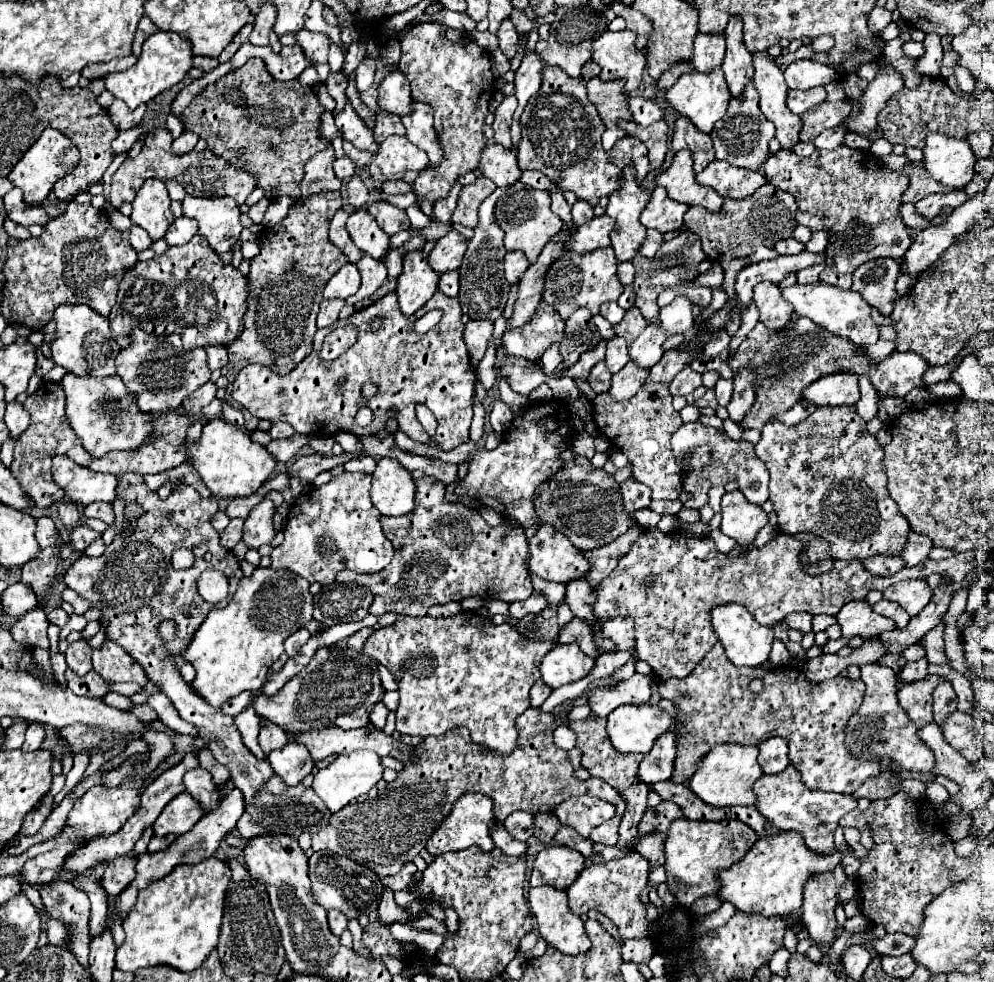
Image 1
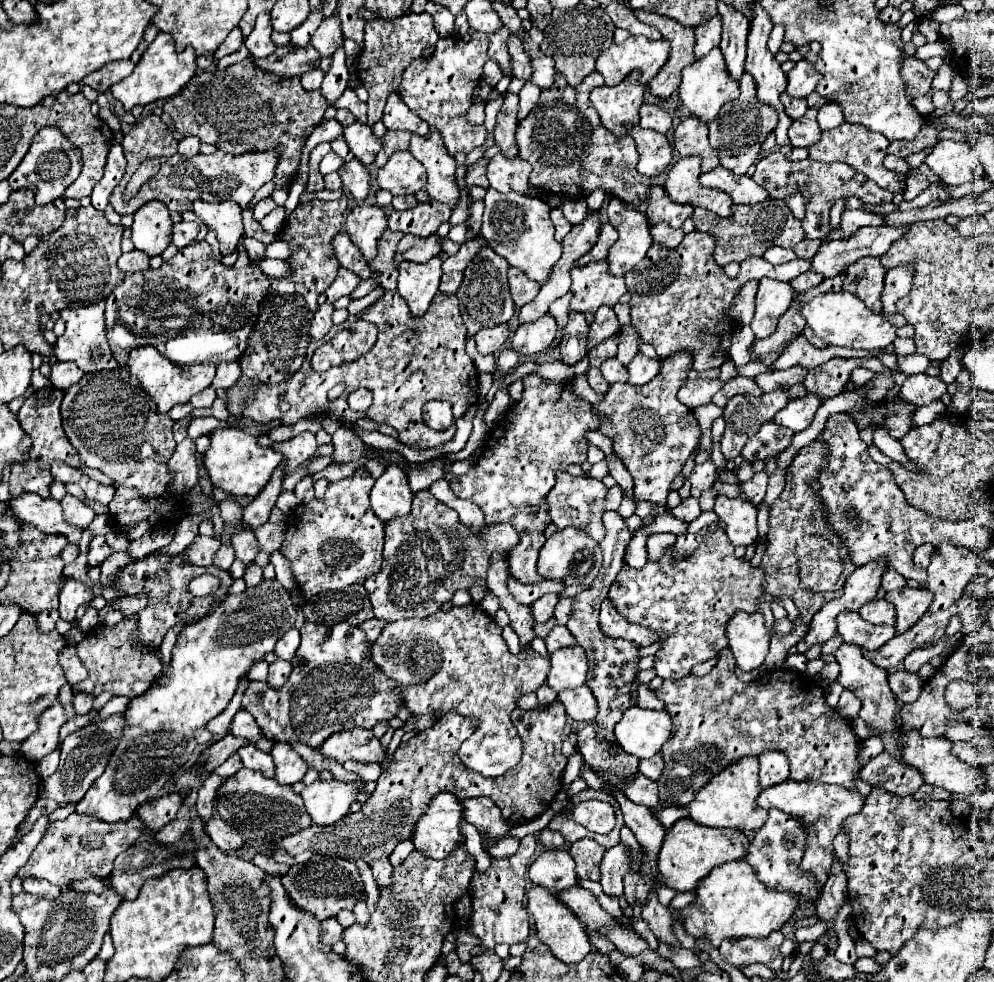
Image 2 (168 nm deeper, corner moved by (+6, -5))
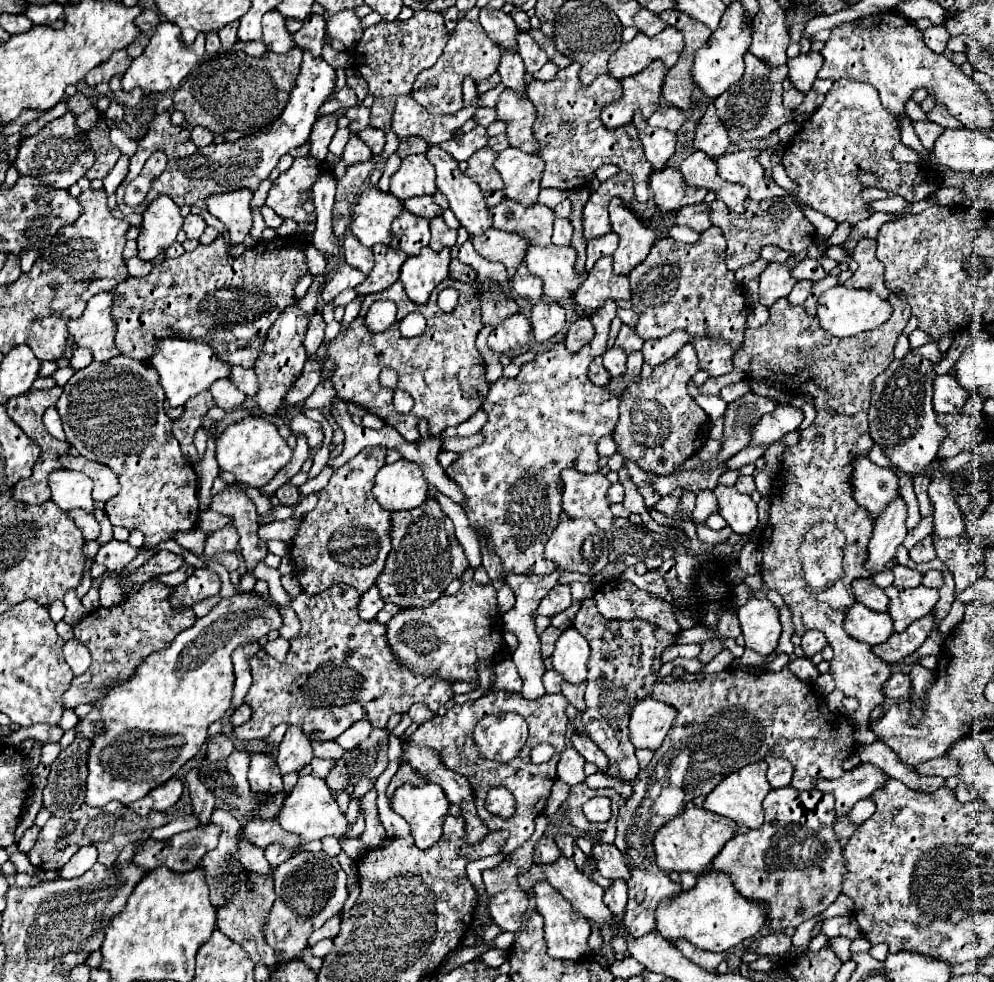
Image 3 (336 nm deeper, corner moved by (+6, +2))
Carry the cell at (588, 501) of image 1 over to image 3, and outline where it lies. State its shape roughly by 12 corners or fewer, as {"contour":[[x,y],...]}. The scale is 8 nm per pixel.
{"contour":[[562,471],[564,513],[612,527],[602,473]]}

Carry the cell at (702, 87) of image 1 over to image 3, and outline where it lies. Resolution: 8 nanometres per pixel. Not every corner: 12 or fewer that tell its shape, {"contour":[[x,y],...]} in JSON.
{"contour":[[740,1],[696,51],[696,87],[716,99],[744,73],[752,19]]}

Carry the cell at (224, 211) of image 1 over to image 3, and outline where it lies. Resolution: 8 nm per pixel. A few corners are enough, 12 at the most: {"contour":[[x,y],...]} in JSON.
{"contour":[[250,189],[218,193],[206,209],[240,245],[252,229]]}

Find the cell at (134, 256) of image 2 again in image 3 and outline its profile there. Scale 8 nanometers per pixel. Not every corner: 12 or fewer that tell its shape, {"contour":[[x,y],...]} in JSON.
{"contour":[[138,257],[126,261],[130,277],[144,277],[150,273],[152,263]]}

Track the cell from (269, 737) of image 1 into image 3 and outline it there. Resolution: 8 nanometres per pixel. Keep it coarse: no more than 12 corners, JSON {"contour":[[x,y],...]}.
{"contour":[[242,703],[230,717],[234,727],[240,727],[252,715],[252,709]]}

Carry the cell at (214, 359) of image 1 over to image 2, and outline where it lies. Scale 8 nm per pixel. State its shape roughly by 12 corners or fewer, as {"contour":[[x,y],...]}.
{"contour":[[238,362],[216,366],[214,388],[230,388],[240,378]]}

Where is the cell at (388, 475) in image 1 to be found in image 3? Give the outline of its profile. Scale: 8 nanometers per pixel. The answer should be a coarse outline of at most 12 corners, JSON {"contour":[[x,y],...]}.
{"contour":[[400,459],[378,471],[372,491],[388,511],[428,499],[420,465]]}

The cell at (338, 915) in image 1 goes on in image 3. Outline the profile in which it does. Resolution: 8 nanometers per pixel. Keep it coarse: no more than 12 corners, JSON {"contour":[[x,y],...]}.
{"contour":[[332,917],[310,935],[310,945],[334,939],[340,931],[340,917]]}

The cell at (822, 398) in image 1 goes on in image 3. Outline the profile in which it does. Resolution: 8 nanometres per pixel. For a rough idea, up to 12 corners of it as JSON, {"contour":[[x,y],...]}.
{"contour":[[778,405],[750,427],[750,447],[772,445],[802,423],[802,409]]}

